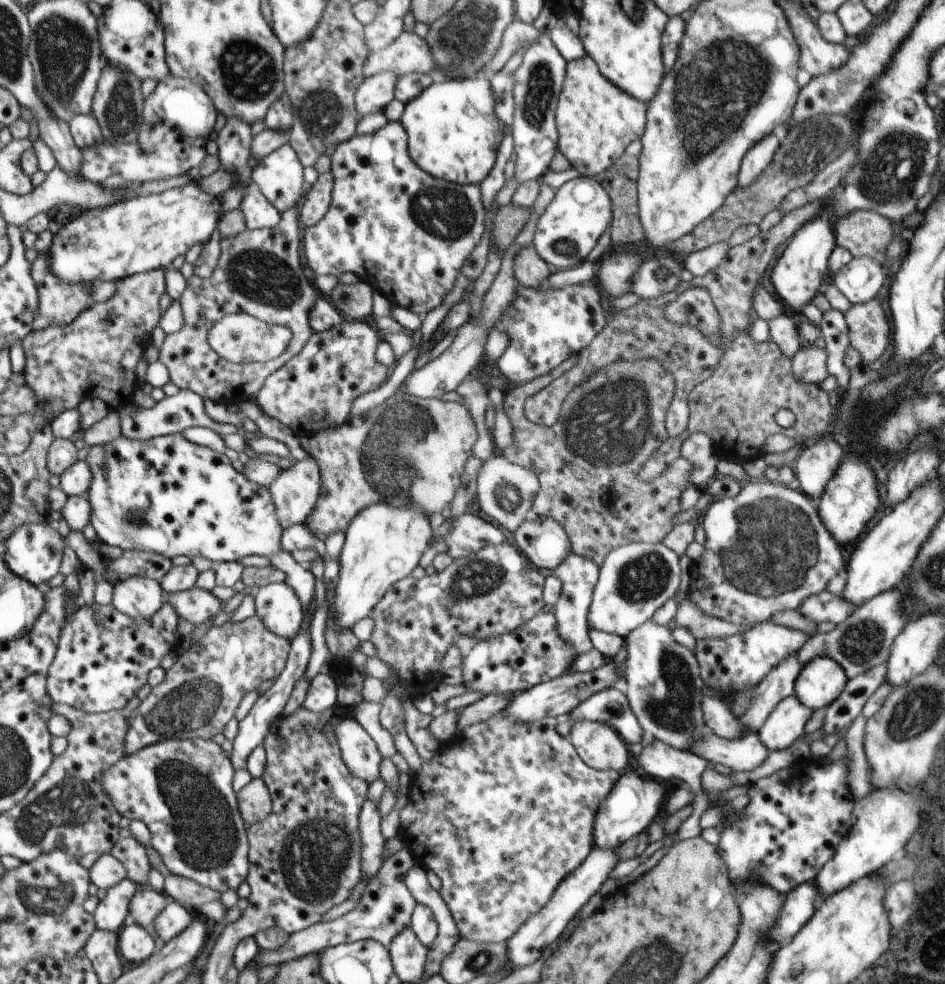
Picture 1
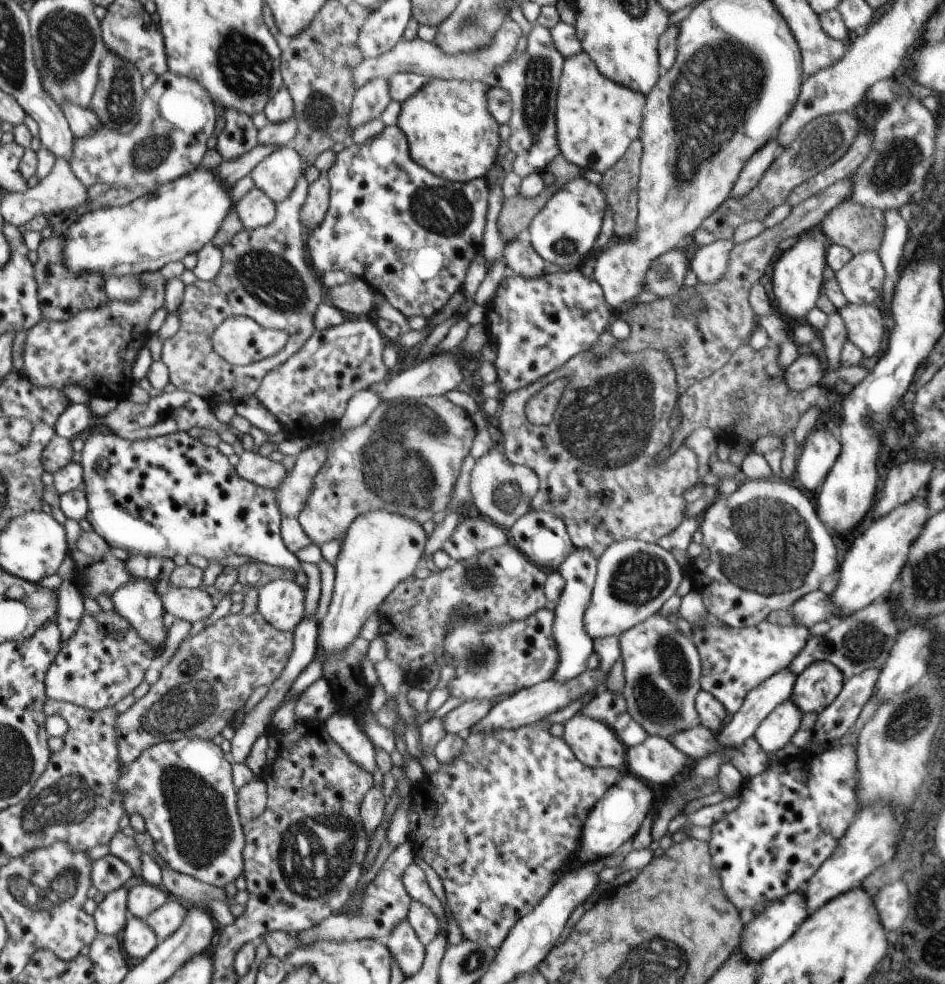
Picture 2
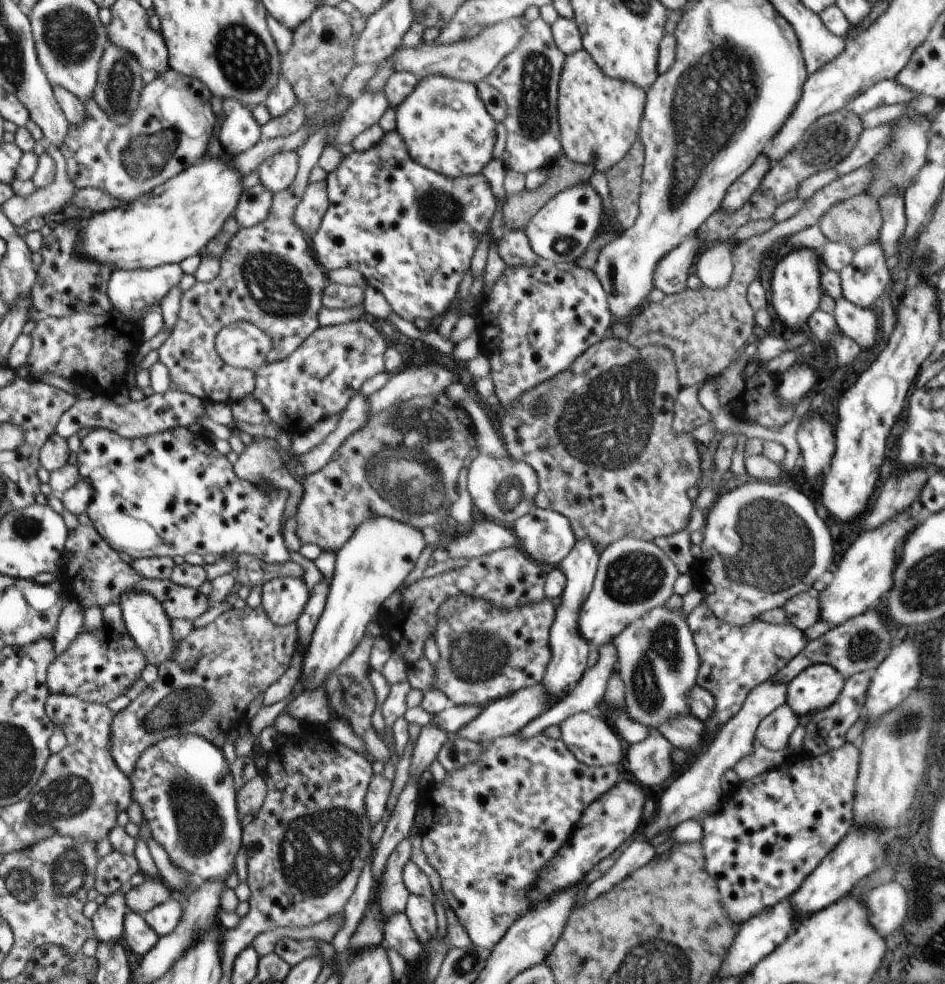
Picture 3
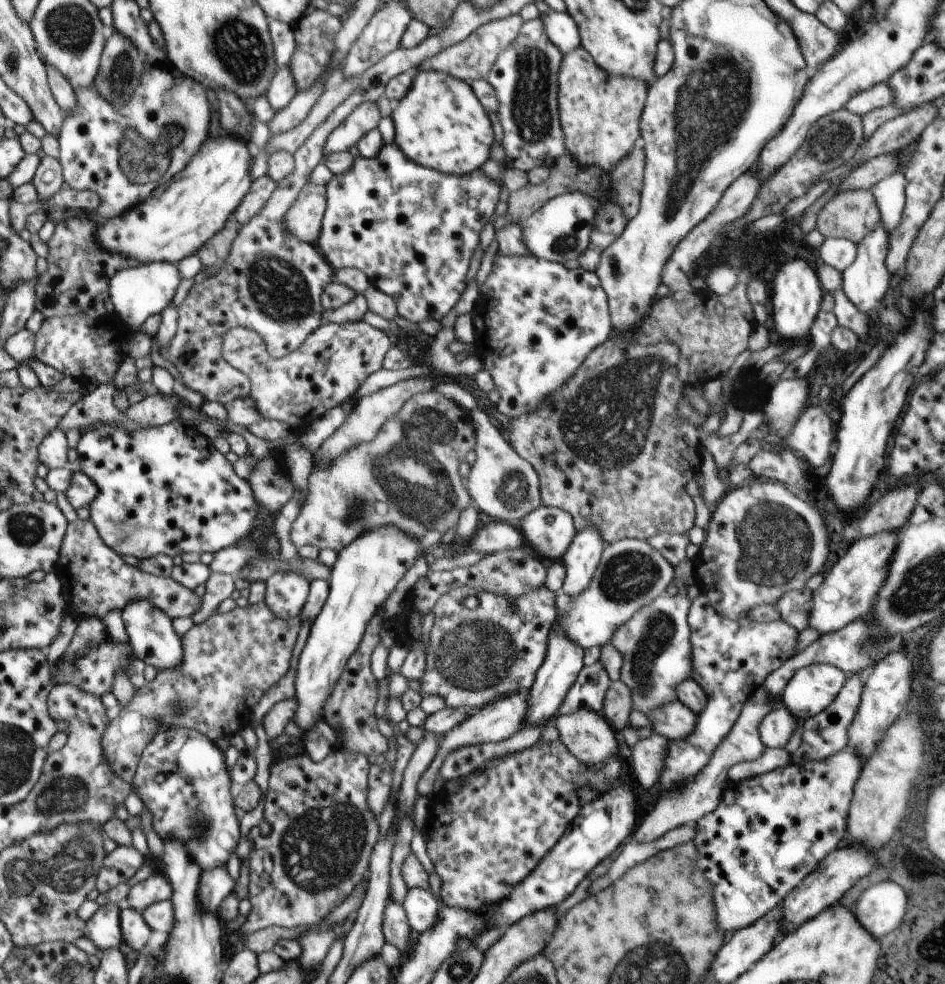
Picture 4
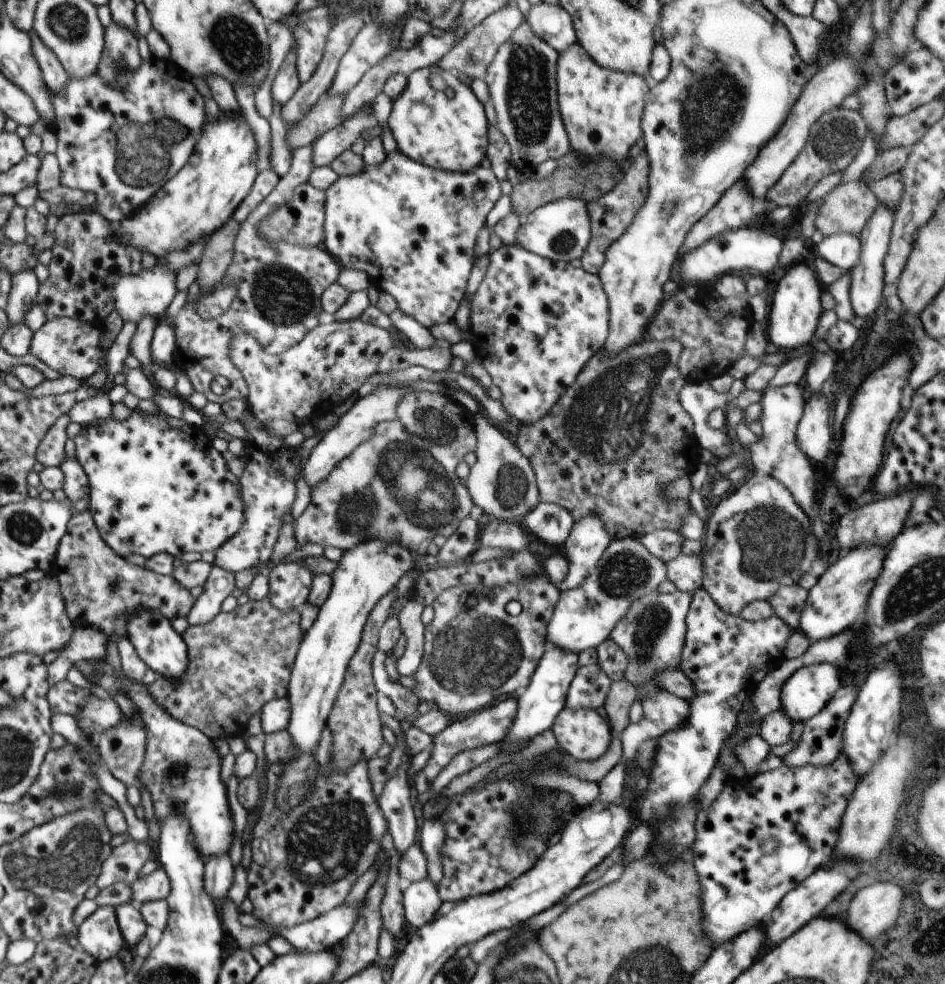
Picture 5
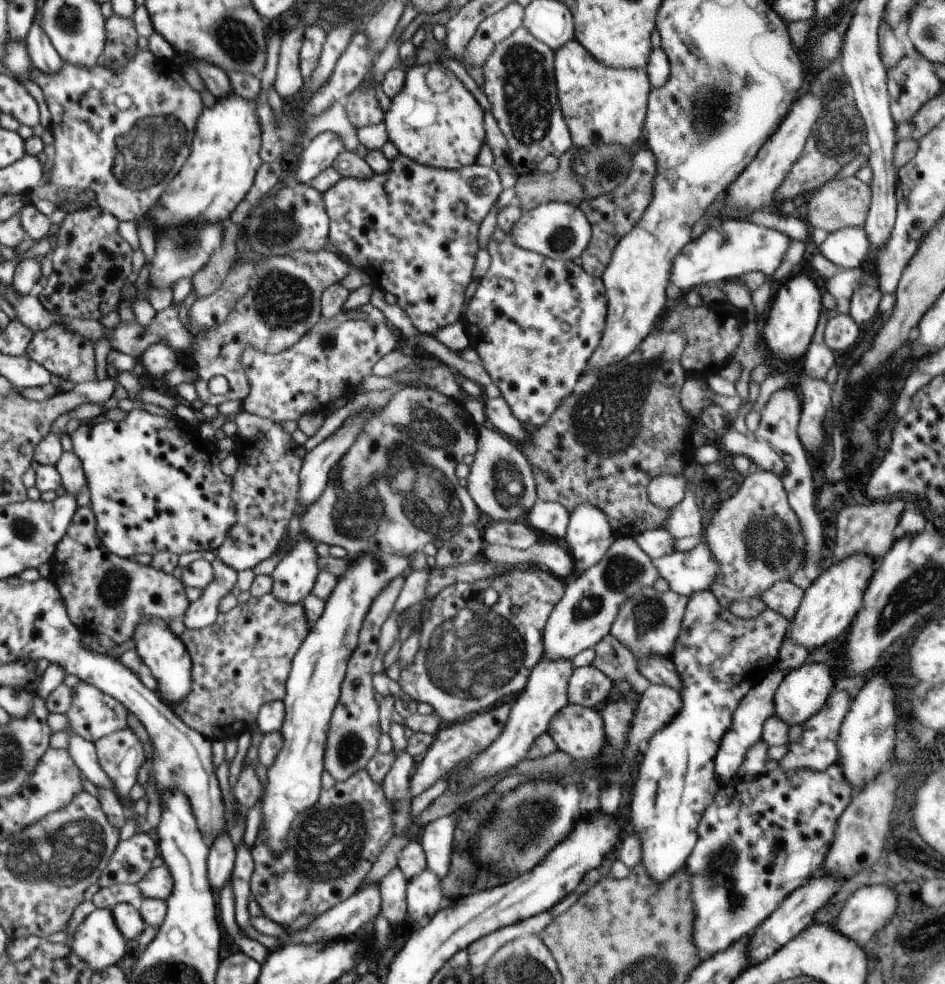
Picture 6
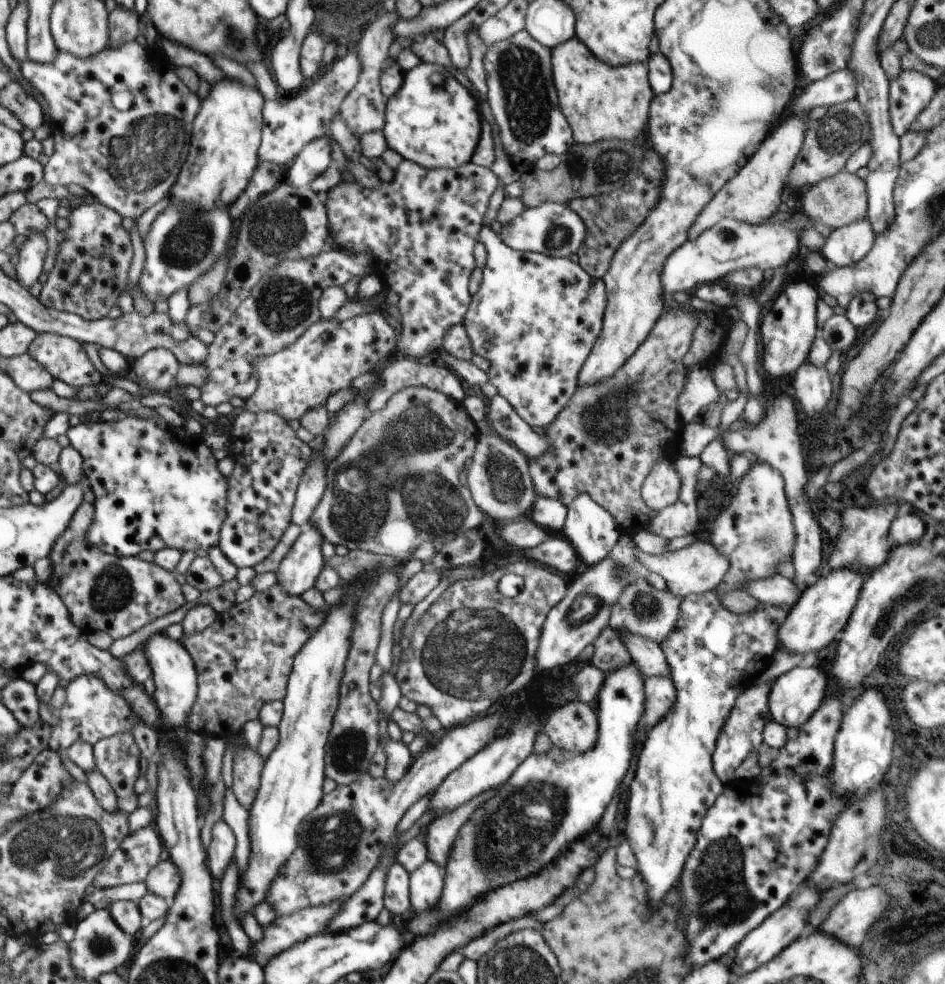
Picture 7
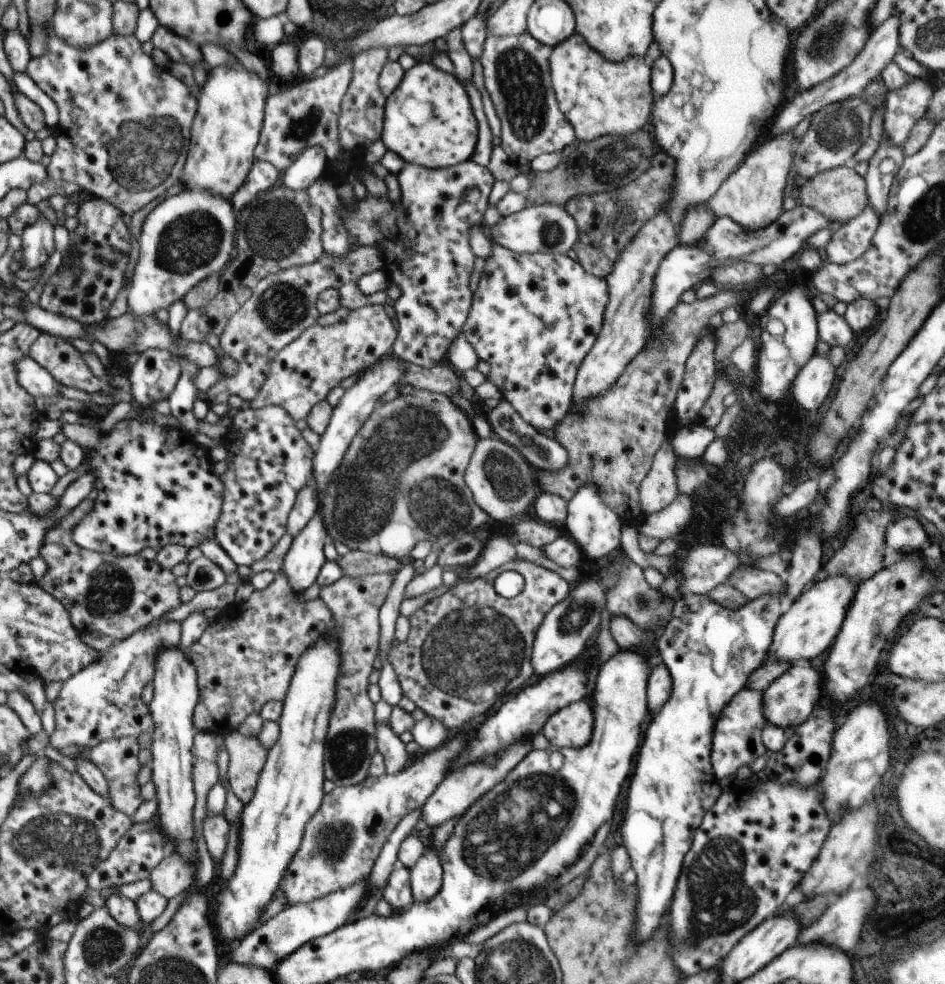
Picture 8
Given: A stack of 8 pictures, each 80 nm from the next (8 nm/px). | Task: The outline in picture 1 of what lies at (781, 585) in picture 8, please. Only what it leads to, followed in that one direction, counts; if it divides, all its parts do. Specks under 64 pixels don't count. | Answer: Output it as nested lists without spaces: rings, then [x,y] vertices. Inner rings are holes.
[[[824,590],[819,595],[809,596],[798,610],[817,623],[828,621],[838,624],[849,617],[855,608],[842,595]]]

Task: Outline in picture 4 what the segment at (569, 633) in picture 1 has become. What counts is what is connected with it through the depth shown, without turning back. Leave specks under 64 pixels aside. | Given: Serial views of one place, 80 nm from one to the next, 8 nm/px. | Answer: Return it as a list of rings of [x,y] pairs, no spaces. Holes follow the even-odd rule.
[[[596,525],[586,526],[580,532],[576,532],[572,544],[568,546],[560,561],[566,568],[562,586],[565,594],[579,596],[580,592],[588,588],[606,545]],[[554,624],[551,629],[548,645],[547,645],[546,658],[538,672],[536,672],[536,680],[534,685],[528,691],[528,710],[524,716],[524,724],[528,726],[545,726],[554,724],[556,712],[563,704],[566,694],[570,691],[572,684],[576,681],[580,670],[584,668],[583,655],[584,650],[574,644],[572,640],[568,640],[560,630],[558,624]]]

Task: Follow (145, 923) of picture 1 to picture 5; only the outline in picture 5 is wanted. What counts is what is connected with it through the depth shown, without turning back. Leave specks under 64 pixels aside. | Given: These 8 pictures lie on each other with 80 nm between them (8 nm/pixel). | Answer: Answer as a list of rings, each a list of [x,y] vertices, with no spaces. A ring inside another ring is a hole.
[[[160,866],[156,871],[138,878],[132,888],[132,900],[140,902],[153,902],[166,899],[171,892],[171,883],[166,872]]]

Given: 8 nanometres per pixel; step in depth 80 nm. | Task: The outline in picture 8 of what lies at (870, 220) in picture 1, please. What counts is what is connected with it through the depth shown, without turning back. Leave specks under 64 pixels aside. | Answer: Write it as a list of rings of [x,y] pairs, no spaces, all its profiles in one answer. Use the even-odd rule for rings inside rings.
[[[852,165],[834,168],[827,172],[820,172],[800,189],[798,199],[802,205],[820,212],[822,216],[828,216],[833,222],[846,222],[856,219],[867,206],[867,187],[865,178],[856,174]]]

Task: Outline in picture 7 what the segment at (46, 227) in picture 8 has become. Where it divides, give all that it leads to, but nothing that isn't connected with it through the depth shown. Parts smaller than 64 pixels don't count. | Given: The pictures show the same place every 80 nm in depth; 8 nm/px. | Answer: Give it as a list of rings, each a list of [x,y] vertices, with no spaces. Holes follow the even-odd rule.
[[[34,232],[26,236],[21,245],[20,260],[16,269],[16,281],[23,288],[29,289],[42,275],[45,257],[48,252],[48,241],[45,232]]]

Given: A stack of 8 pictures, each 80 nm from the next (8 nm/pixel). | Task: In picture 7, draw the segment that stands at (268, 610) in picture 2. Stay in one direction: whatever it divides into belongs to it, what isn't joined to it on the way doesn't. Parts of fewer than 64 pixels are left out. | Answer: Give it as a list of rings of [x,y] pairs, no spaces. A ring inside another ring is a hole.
[[[308,522],[275,572],[278,579],[277,584],[286,594],[301,597],[304,592],[315,586],[318,575],[325,567],[325,559],[321,551],[323,542],[323,536],[317,531],[316,527]]]

